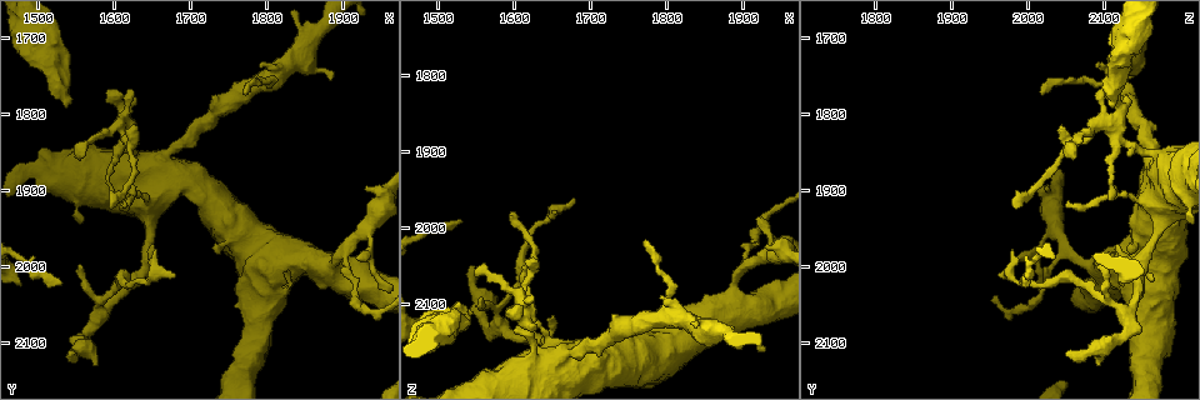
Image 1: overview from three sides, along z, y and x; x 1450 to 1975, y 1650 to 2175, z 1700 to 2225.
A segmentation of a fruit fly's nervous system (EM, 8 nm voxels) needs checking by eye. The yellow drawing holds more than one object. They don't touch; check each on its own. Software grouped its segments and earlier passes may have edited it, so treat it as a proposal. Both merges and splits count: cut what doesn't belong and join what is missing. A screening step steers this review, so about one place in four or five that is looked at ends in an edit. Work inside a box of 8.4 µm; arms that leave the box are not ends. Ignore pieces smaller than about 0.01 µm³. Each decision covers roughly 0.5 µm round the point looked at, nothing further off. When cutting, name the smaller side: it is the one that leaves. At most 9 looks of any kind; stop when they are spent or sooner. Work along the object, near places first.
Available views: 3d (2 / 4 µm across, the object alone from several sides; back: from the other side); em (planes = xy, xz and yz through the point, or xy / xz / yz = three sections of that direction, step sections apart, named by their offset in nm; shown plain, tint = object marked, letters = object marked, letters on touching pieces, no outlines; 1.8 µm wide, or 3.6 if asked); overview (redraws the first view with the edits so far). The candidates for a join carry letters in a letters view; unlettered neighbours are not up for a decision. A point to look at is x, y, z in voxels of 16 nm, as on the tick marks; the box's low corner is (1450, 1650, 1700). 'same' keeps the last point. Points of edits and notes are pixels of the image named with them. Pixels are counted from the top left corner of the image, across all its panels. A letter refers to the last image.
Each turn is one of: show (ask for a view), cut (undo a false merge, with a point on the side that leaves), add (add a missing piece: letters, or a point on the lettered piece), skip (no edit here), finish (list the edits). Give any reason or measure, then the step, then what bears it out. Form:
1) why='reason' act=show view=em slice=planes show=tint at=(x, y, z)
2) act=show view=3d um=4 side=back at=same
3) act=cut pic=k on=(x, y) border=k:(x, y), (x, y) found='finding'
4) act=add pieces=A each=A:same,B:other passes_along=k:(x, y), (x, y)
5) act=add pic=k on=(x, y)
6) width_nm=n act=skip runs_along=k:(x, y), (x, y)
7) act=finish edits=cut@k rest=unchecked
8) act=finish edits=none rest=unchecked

why='a narrow waist' act=show view=em slice=planes show=tint at=(1485, 1995, 2005)

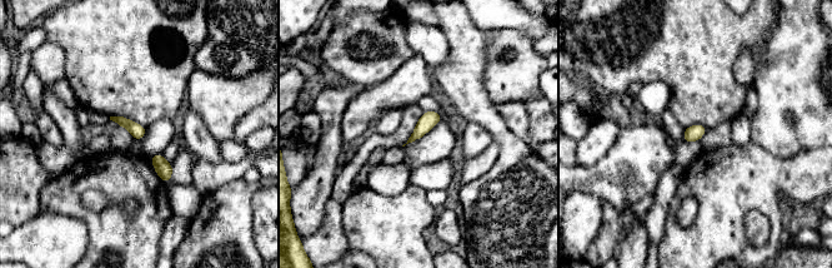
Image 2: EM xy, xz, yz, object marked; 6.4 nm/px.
why='what lies round it' act=show view=em slice=planes show=letters at=same

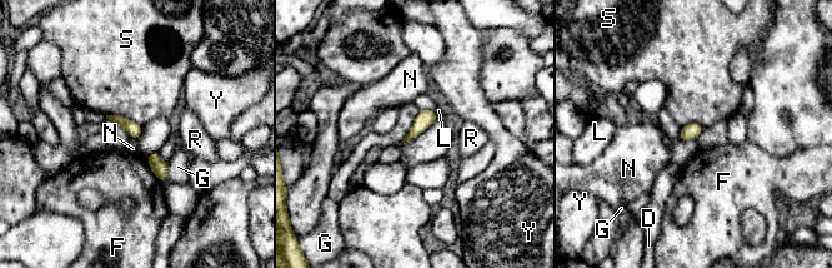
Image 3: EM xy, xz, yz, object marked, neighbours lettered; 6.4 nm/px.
act=skip each=D:other,F:other,G:other,L:other,N:other,R:other,S:other,Y:other border=3:(678, 139), (695, 140) found='one neuron here'

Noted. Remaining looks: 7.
why='thick turns thin' act=show view=em um=3.6 slice=planes show=letters at=(1670, 1885, 2180)

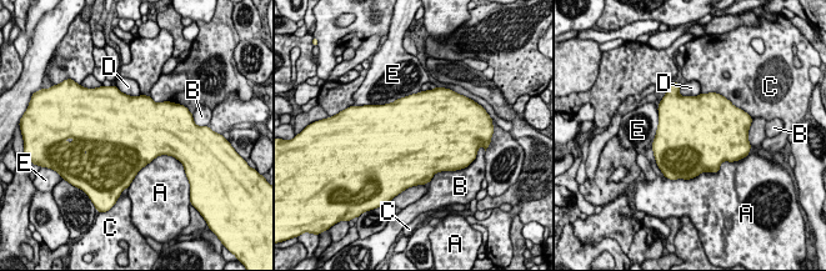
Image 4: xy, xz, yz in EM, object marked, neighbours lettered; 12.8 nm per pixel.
width_nm=1000 act=skip each=A:other,B:other,C:other,D:other,E:other border=4:(677, 91), (681, 95), (700, 93) found='continuous, no second neuron'

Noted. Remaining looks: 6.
why='free end' act=show view=em slice=planes show=letters at=(1620, 1770, 2095)

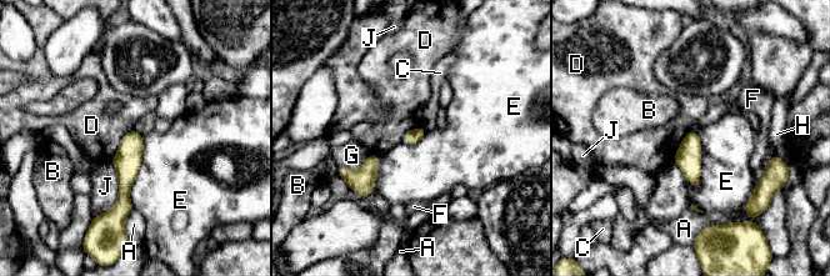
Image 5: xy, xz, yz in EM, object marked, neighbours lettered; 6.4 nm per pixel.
longest_contact=E:460nm act=skip each=A:other,B:other,C:other,D:other,E:other,F:other,G:other,H:other,J:other found='no lettered piece goes on from it'

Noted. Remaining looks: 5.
why='free end' act=show view=3d um=4 at=(1775, 1770, 2015)

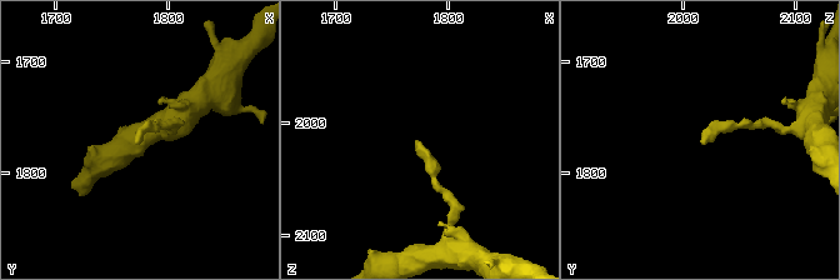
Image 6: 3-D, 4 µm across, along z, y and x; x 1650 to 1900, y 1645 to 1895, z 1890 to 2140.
why='shape alone is not enough' act=show view=em slice=planes show=plain at=(1772, 1770, 2016)

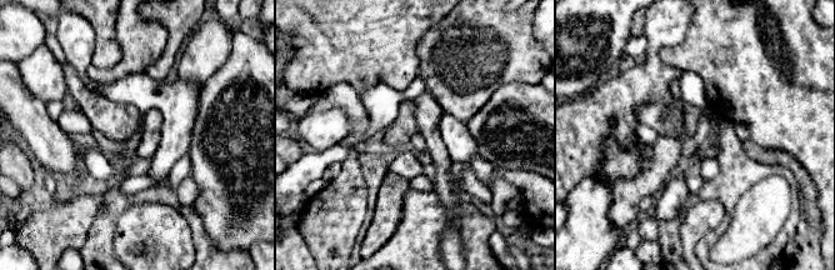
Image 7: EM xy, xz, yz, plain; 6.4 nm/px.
act=show view=em slice=planes show=letters at=same

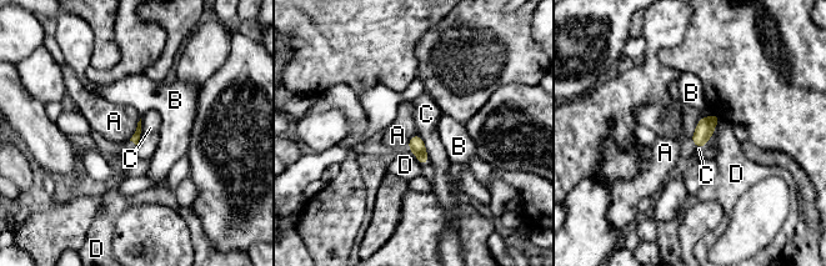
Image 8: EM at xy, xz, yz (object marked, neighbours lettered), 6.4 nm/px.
act=skip each=A:other,B:other,C:other,D:other border=8:(711, 113), (699, 120), (690, 139) found='no lettered piece goes on from it'

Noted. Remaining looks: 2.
act=finish edits=none rest=unchecked

